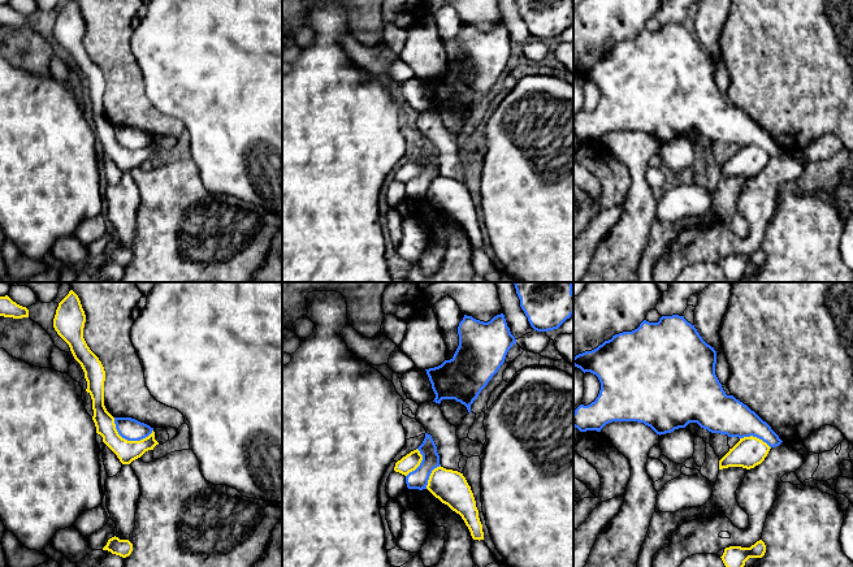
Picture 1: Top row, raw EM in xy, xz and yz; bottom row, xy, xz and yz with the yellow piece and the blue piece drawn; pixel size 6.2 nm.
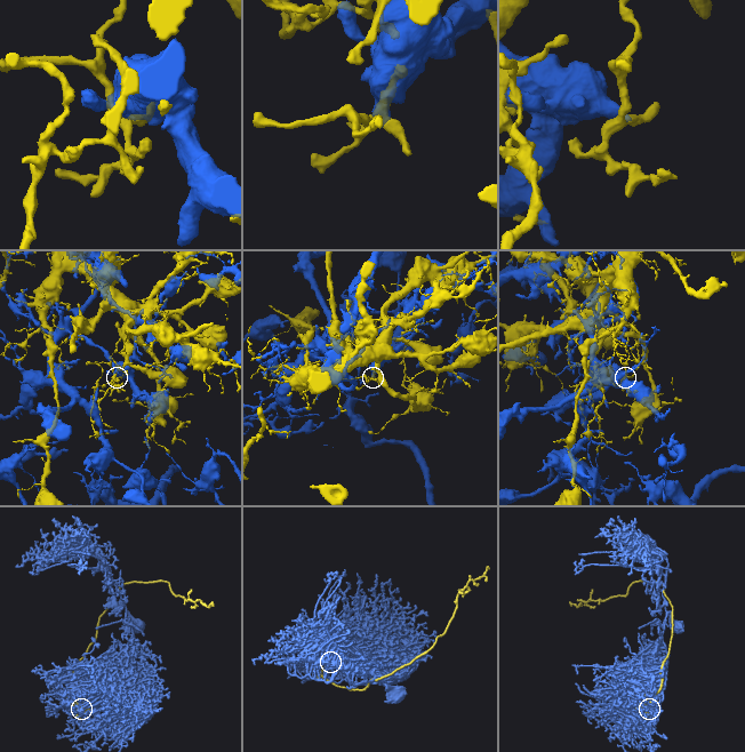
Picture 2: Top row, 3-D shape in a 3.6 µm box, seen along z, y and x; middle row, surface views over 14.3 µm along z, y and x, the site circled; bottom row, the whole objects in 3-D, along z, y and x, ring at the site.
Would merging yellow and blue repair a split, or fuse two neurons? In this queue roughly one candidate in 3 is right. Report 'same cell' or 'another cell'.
another cell

